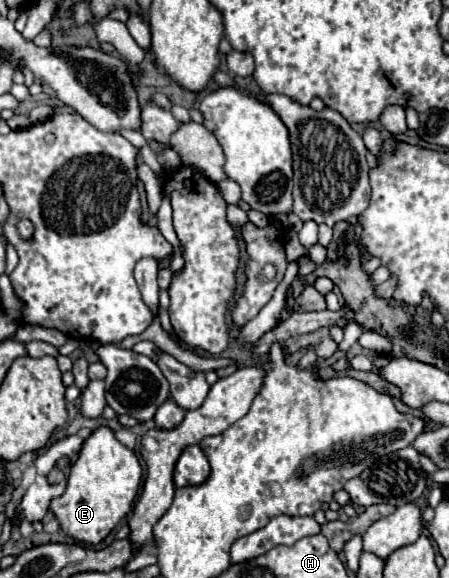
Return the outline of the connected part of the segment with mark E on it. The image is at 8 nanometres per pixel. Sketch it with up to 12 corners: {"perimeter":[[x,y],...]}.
{"perimeter":[[108,426],[84,440],[50,510],[98,544],[132,510],[142,466]]}

